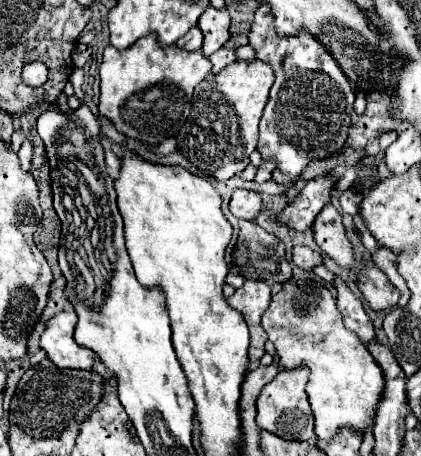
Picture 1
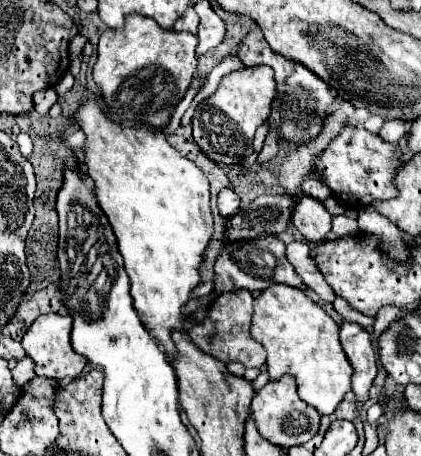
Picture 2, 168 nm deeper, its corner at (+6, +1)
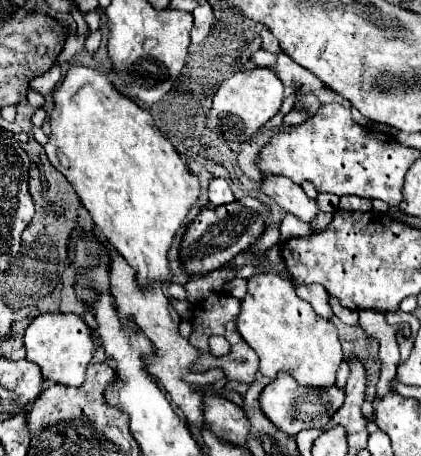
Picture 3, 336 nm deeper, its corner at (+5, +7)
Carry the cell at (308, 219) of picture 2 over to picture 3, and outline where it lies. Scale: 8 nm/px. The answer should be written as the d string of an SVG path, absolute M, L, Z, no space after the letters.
M263 177L261 191L269 195L283 211L297 215L305 223L309 223L319 213L317 203L309 199L303 189L287 177Z

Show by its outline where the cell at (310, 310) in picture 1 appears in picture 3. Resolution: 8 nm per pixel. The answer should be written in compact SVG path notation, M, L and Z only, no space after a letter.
M259 273L247 279L247 295L241 301L237 331L243 341L259 355L259 371L271 379L279 371L287 371L299 385L331 387L343 359L337 327L319 317L307 301L301 301L289 279L279 273Z

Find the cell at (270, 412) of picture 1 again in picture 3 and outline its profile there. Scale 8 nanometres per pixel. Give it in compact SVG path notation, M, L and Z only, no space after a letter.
M279 373L279 377L275 381L271 381L261 393L263 413L273 421L275 427L279 427L281 431L285 431L289 435L297 435L303 429L323 427L329 421L329 417L333 417L337 413L337 409L343 405L343 401L345 401L345 391L339 389L337 385L333 385L331 389L303 387L303 395L301 395L301 385L297 385L297 381L289 373Z

